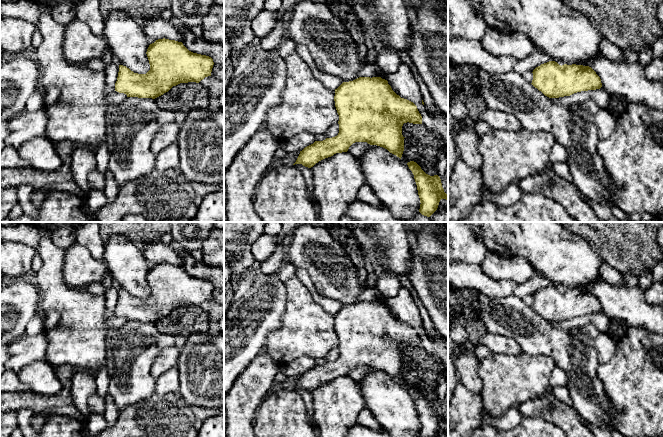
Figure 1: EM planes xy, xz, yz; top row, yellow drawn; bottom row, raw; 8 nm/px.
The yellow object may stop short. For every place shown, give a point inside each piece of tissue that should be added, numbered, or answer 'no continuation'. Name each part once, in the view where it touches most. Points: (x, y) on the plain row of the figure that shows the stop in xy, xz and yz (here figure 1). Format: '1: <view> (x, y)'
no continuation

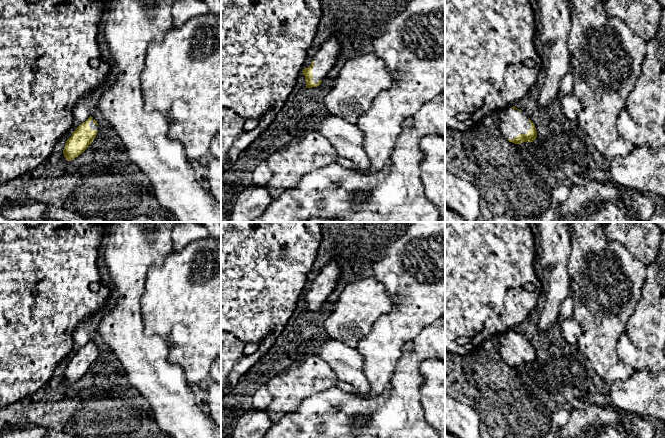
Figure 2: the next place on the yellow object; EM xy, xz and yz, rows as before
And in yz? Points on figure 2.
1: yz (491, 286)

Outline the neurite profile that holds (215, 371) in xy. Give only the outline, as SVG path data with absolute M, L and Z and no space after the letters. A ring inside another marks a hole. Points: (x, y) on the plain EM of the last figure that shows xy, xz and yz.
M221 357L217 358L210 370L209 370L209 376L213 379L214 382L221 383Z

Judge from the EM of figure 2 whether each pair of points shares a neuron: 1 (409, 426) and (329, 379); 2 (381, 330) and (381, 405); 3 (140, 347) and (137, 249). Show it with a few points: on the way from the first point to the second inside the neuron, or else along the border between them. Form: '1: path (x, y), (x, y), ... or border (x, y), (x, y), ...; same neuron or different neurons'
1: border (329, 388), (339, 388), (345, 392), (352, 393); different neurons
2: border (394, 372), (385, 389), (365, 399), (358, 397); different neurons
3: path (130, 323), (130, 273); same neuron

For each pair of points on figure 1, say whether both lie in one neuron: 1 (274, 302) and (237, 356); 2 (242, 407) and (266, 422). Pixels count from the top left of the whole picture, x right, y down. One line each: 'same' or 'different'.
1: same
2: different

